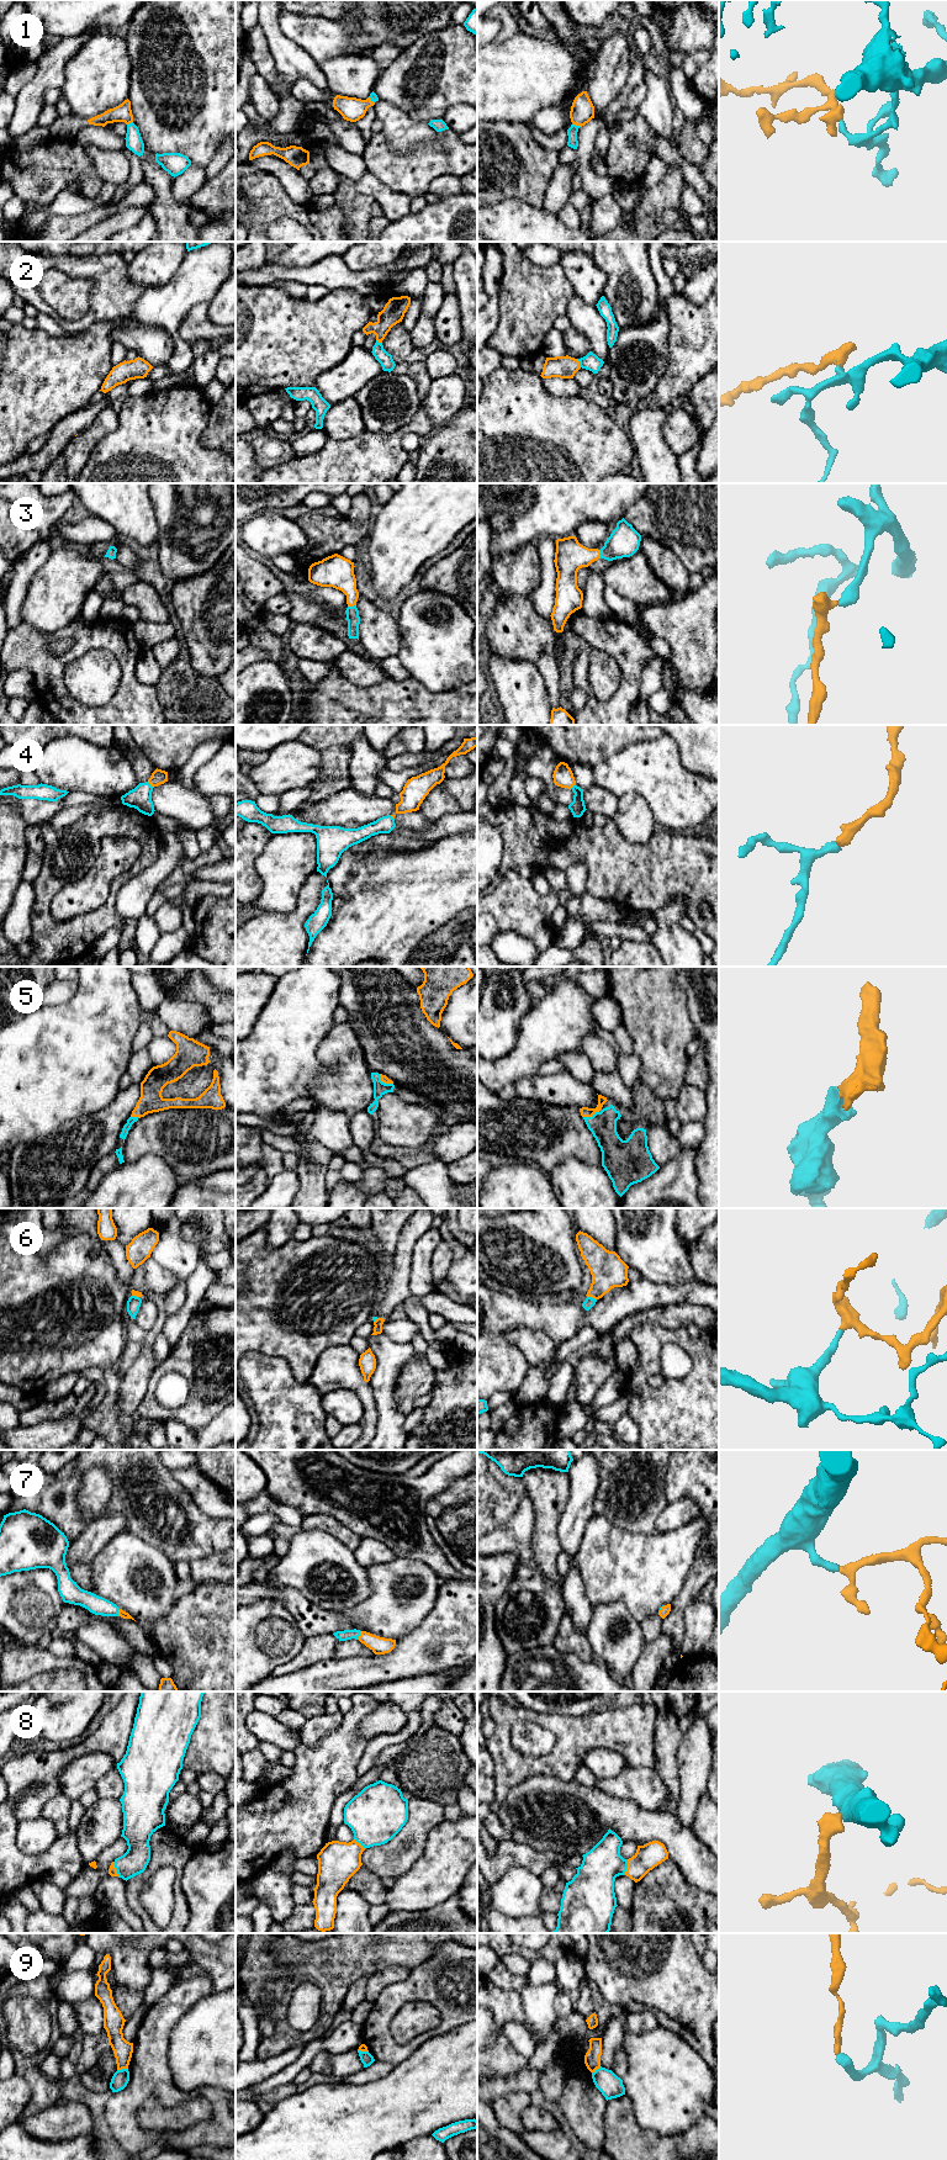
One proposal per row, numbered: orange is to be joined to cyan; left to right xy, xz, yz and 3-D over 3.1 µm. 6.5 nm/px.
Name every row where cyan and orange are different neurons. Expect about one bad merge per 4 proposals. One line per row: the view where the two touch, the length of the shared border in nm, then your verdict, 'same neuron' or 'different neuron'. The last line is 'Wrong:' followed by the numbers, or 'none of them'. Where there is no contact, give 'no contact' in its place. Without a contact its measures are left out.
1: meets cyan in yz; contact 60 nm long; same neuron
2: meets cyan in yz; contact 60 nm long; same neuron
3: meets cyan in xz; contact 60 nm long; same neuron
4: meets cyan in xy; contact 60 nm long; same neuron
5: meets cyan in yz; contact 110 nm long; same neuron
6: meets cyan in yz; contact 70 nm long; different neuron
7: meets cyan in xz; contact 60 nm long; same neuron
8: meets cyan in yz; contact 110 nm long; same neuron
9: meets cyan in xy; contact 70 nm long; different neuron
Wrong: 6, 9

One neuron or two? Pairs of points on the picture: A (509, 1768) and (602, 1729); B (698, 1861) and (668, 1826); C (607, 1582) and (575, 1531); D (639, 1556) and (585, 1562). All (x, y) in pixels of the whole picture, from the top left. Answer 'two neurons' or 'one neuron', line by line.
A: one neuron
B: one neuron
C: two neurons
D: one neuron

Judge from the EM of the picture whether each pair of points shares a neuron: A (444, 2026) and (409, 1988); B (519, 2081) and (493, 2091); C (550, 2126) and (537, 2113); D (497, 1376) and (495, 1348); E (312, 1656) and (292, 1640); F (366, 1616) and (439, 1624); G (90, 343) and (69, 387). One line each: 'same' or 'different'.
A: same
B: same
C: same
D: same
E: different
F: different
G: same

